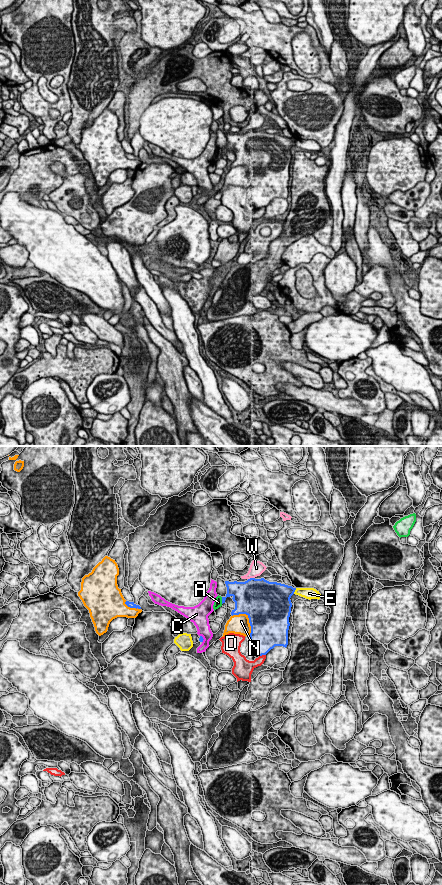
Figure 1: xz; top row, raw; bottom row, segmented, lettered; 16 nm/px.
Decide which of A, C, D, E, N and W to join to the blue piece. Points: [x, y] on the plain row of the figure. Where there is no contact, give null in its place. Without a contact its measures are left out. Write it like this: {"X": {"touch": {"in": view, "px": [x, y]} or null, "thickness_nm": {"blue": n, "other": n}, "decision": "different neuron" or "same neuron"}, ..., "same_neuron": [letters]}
{"A": {"touch": {"in": "xz", "px": [222, 152]}, "thickness_nm": {"blue": 220, "other": 130}, "decision": "different neuron"}, "C": {"touch": {"in": "xz", "px": [203, 191]}, "thickness_nm": {"blue": 70, "other": 220}, "decision": "different neuron"}, "D": {"touch": {"in": "xz", "px": [262, 206]}, "thickness_nm": {"blue": 420, "other": 140}, "decision": "different neuron"}, "E": {"touch": {"in": "xz", "px": [294, 143]}, "thickness_nm": {"blue": 360, "other": 190}, "decision": "different neuron"}, "N": {"touch": {"in": "xz", "px": [248, 169]}, "thickness_nm": {"blue": 500, "other": 320}, "decision": "different neuron"}, "W": {"touch": {"in": "xz", "px": [251, 130]}, "thickness_nm": {"blue": 480, "other": 220}, "decision": "different neuron"}, "same_neuron": []}

